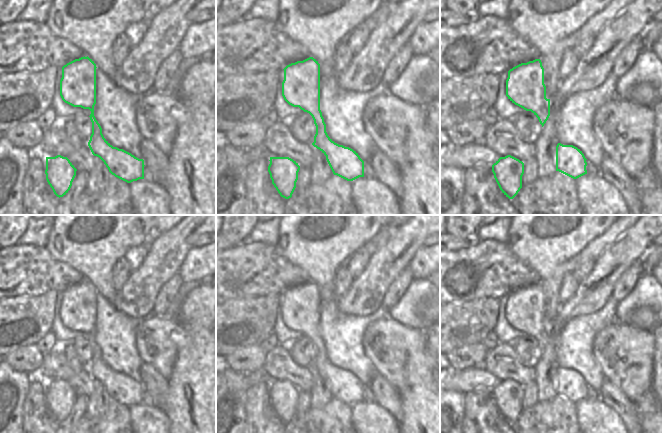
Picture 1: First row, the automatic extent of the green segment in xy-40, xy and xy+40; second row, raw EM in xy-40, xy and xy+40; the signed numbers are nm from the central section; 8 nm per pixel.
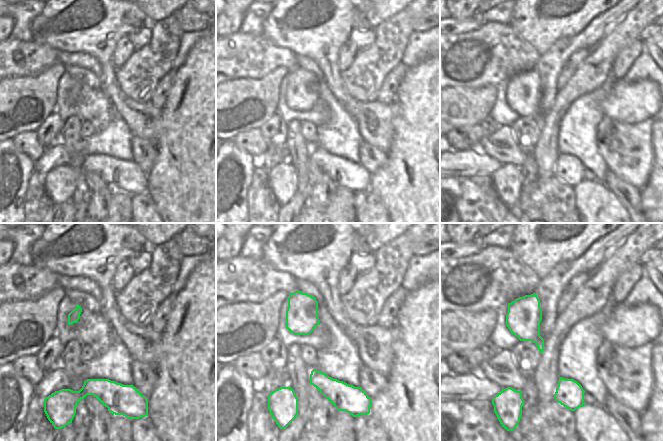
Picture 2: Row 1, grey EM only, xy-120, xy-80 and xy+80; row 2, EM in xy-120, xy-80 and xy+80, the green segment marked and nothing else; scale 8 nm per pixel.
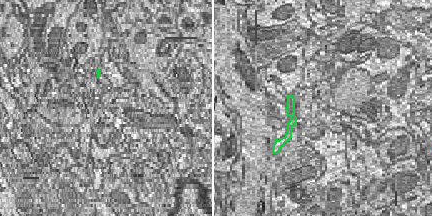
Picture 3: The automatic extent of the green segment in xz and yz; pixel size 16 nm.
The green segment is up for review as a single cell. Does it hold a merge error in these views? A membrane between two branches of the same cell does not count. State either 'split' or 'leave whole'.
leave whole

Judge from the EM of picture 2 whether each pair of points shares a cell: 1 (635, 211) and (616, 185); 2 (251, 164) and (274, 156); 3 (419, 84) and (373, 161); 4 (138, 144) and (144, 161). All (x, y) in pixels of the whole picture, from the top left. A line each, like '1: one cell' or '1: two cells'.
1: one cell
2: two cells
3: two cells
4: one cell

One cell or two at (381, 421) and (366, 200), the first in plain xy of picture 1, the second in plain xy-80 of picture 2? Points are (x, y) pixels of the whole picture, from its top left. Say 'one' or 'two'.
one

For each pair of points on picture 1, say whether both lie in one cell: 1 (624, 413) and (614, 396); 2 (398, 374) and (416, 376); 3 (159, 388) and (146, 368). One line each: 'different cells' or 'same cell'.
1: same cell
2: different cells
3: same cell

